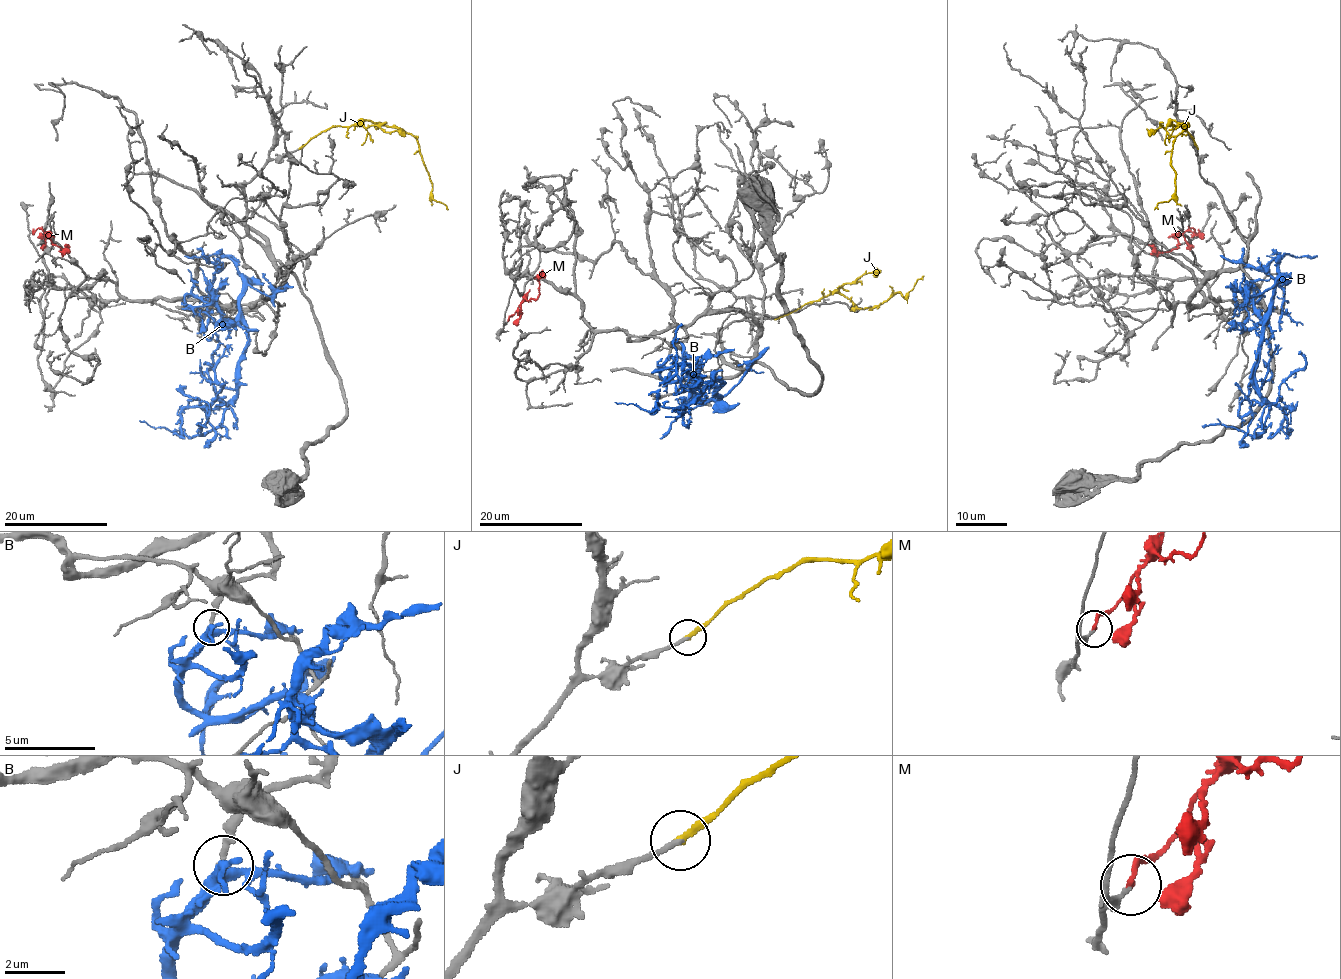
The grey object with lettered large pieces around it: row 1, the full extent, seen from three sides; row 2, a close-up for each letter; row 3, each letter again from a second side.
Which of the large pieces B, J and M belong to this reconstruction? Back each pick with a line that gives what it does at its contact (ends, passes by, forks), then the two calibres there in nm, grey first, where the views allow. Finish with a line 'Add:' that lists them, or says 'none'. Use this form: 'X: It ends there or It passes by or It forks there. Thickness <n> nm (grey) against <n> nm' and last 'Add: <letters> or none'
J: It ends there. Thickness 170 nm (grey) against 200 nm
Add: J

